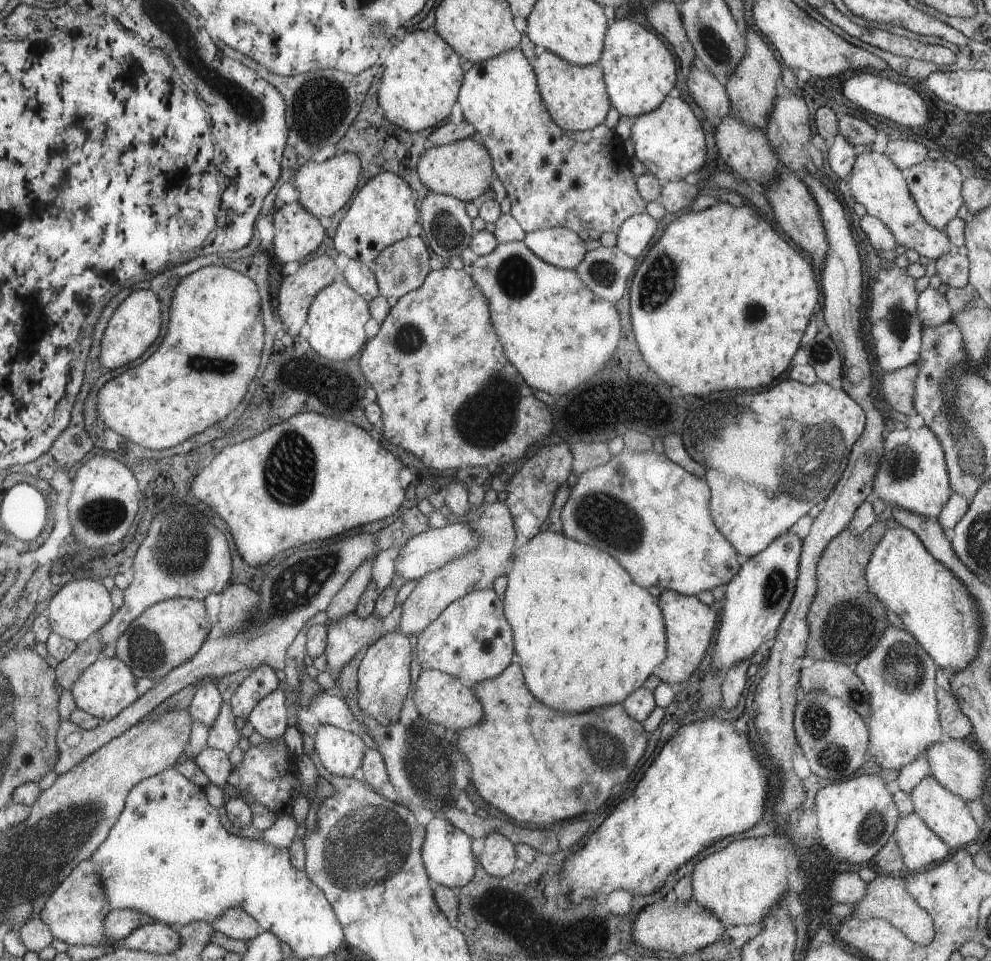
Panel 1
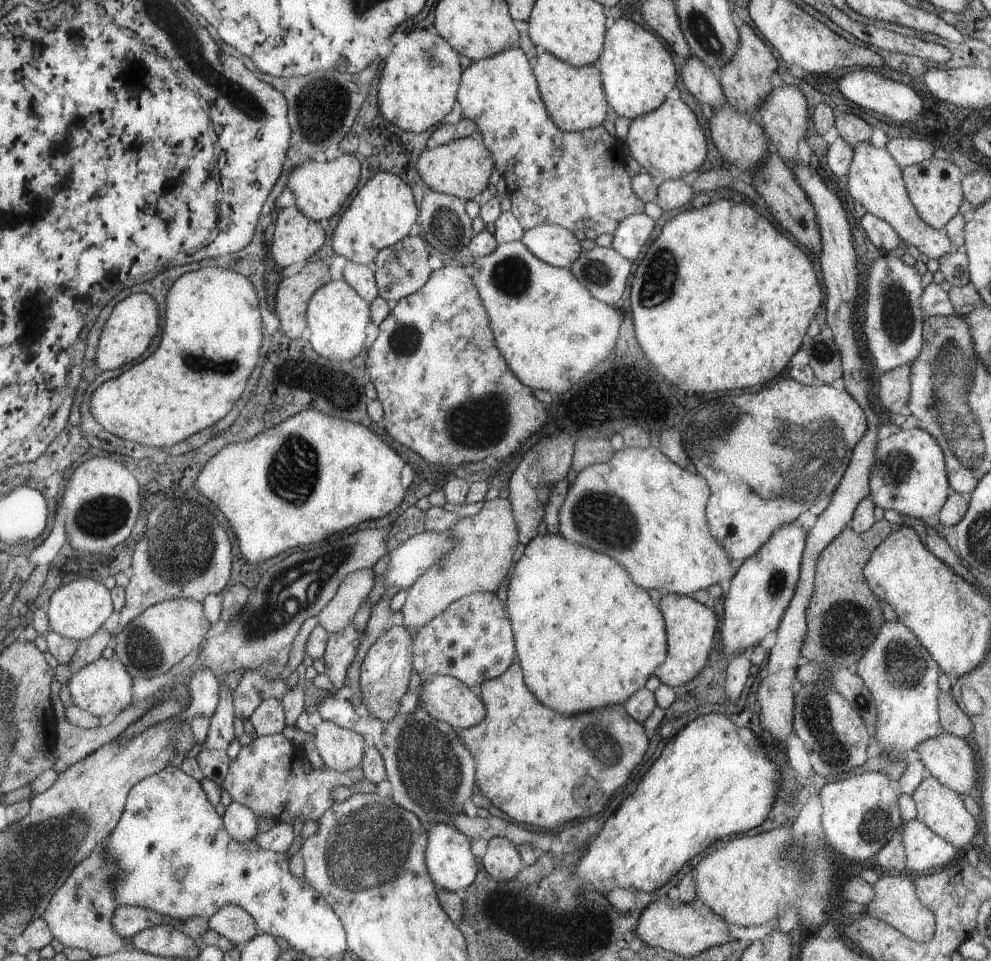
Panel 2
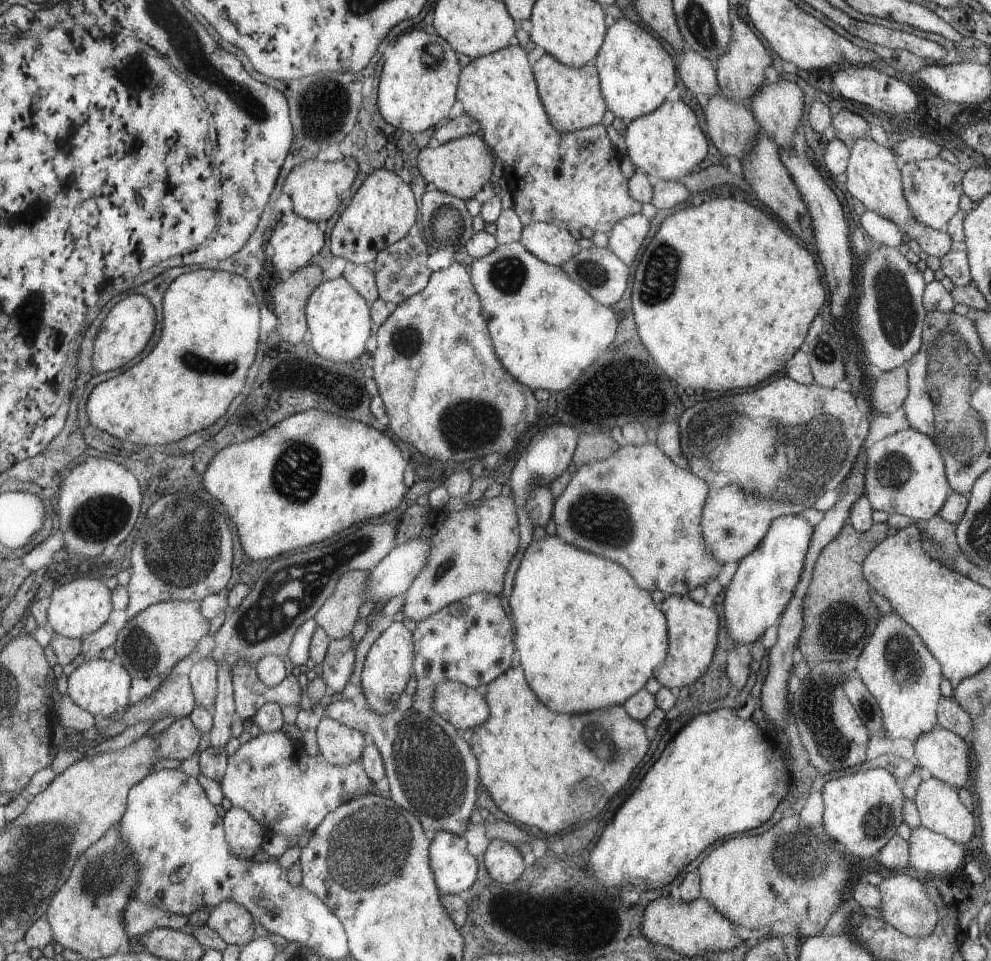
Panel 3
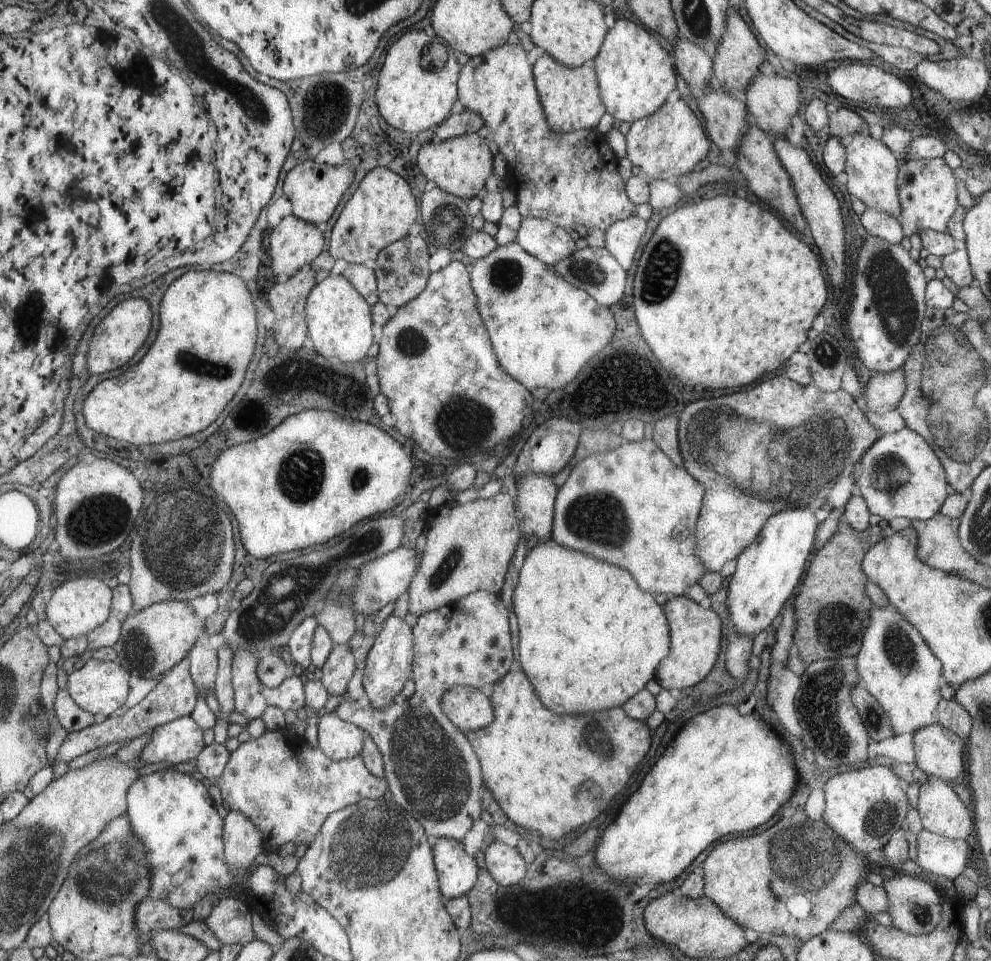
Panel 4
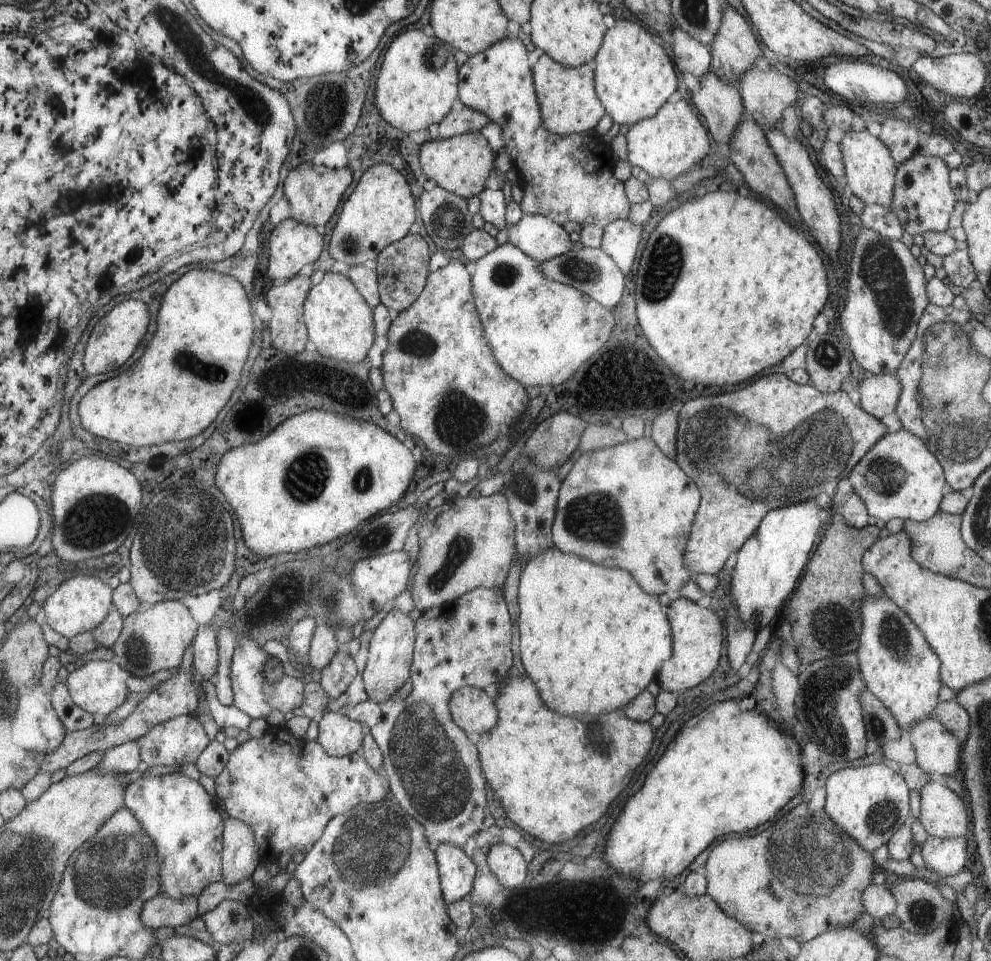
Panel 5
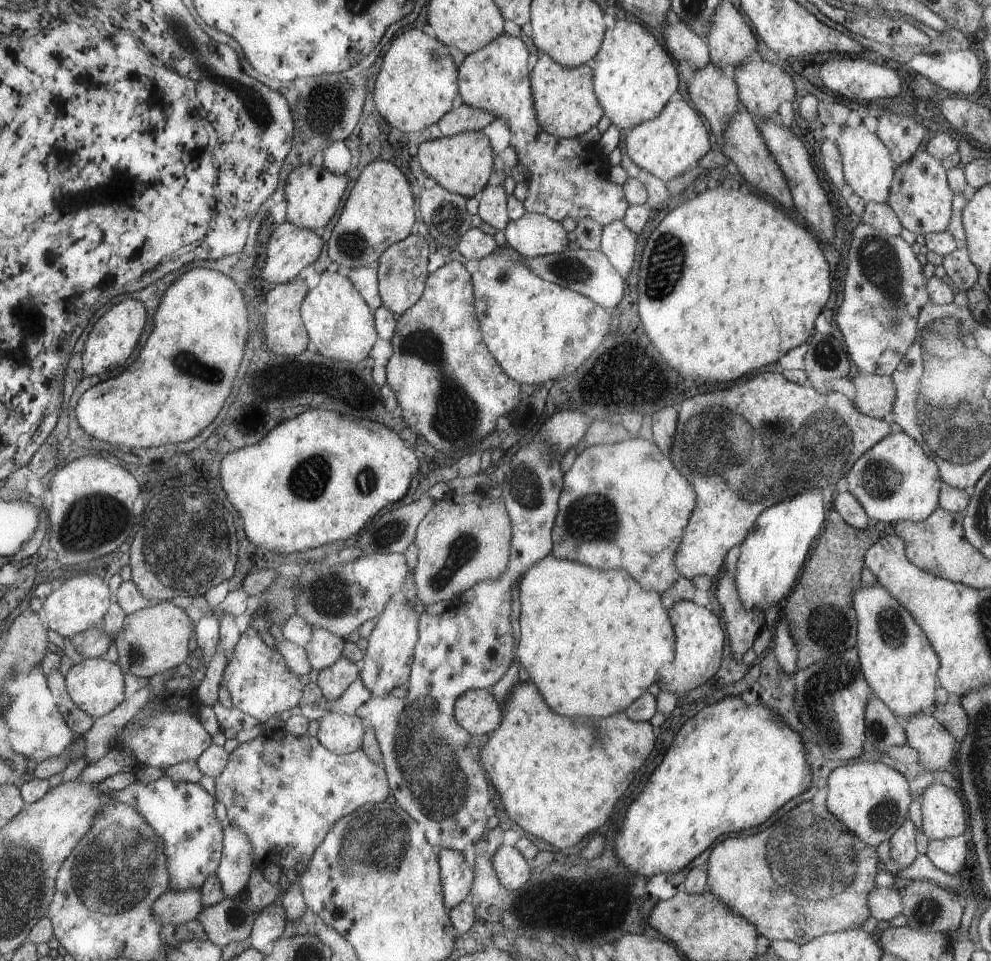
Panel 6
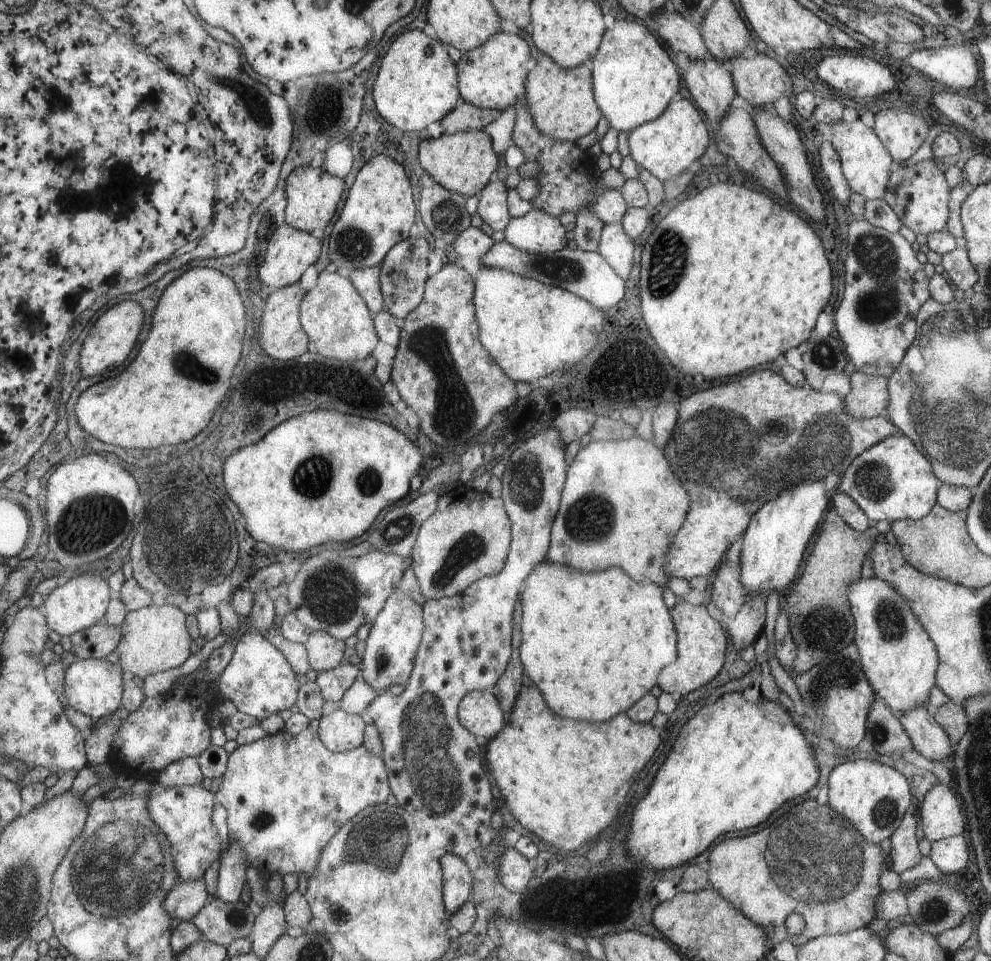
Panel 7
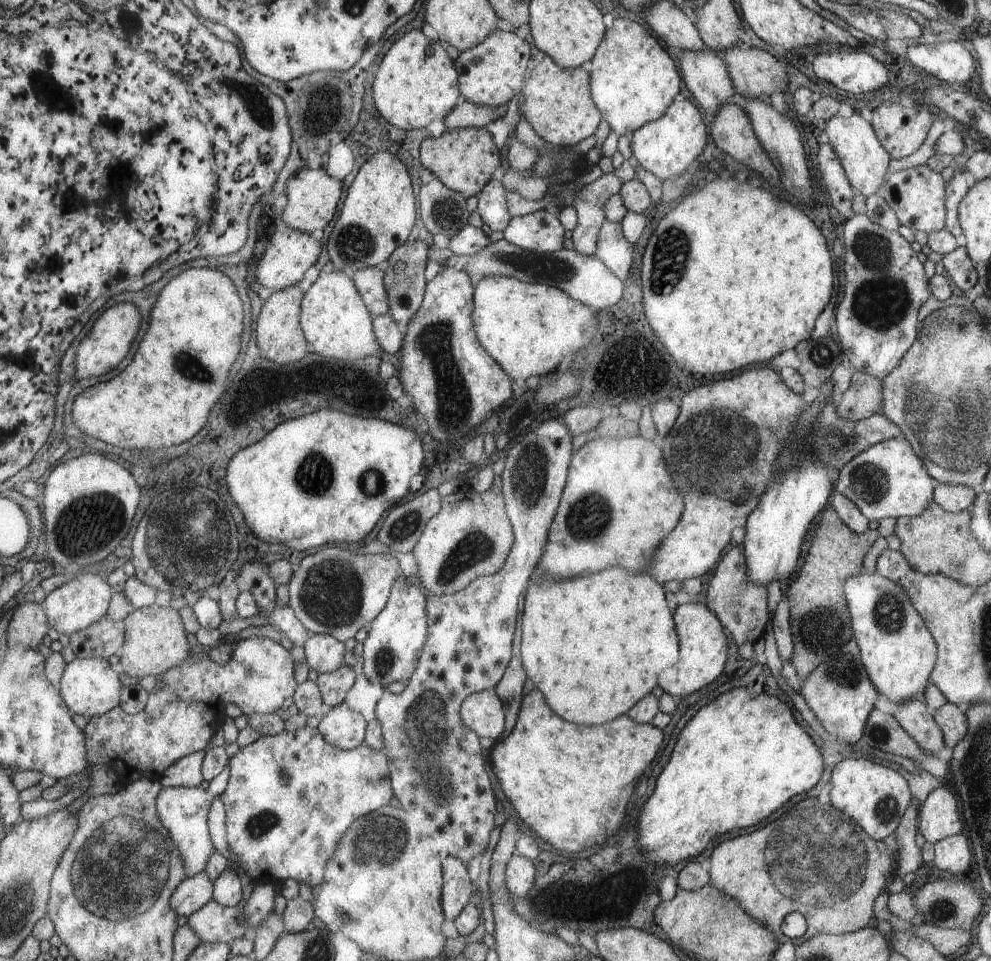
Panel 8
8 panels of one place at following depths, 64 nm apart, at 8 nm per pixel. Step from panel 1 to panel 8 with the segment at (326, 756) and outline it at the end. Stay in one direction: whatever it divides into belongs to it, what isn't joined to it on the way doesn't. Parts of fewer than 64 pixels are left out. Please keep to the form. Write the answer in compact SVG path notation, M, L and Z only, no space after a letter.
M342 702L321 716L317 729L333 747L349 751L365 741L368 720L362 713L350 710L350 707Z

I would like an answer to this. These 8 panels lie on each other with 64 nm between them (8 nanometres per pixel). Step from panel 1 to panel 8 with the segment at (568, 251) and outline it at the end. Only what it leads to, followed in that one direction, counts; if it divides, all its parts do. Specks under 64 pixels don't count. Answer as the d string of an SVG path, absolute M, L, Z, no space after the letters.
M542 209L521 217L511 217L503 233L504 239L524 250L553 253L563 249L564 231L554 211Z

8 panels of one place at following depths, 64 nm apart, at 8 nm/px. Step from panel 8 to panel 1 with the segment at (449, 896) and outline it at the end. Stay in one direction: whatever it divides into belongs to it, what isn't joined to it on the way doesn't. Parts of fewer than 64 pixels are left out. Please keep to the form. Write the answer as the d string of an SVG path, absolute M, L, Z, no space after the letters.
M435 817L426 826L423 858L429 878L436 886L442 885L458 890L473 881L476 874L476 862L474 862L474 852L470 844L472 844L470 838L462 830L454 828L444 818Z

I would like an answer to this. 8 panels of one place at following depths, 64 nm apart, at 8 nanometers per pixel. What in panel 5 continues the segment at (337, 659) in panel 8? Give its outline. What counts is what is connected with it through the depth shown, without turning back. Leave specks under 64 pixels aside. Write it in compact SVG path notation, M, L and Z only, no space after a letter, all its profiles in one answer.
M318 622L311 638L308 656L309 664L314 669L322 670L333 660L337 652L338 641L334 630L326 623Z

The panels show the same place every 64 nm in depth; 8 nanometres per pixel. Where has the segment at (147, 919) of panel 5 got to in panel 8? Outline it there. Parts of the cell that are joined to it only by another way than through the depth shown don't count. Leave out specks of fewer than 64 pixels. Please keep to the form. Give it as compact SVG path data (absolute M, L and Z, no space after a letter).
M202 873L195 877L186 877L172 896L170 904L180 917L186 920L191 914L200 910L207 902L214 900L213 886L215 882Z

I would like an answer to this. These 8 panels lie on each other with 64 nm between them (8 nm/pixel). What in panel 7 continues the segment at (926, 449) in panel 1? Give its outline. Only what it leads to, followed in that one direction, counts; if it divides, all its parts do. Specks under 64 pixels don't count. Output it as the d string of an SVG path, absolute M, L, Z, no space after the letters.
M902 432L877 442L856 457L842 475L838 490L849 494L869 515L870 520L888 522L910 519L917 521L930 514L937 504L941 479L934 476L928 457L914 446L914 441Z

